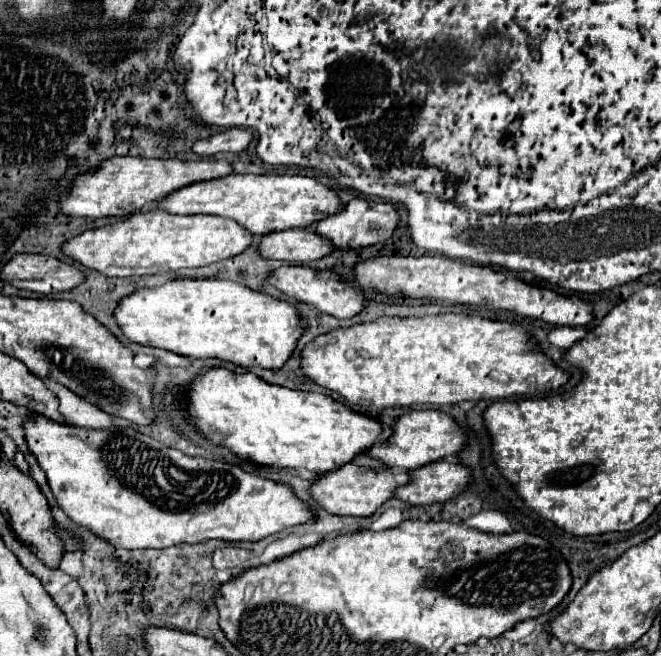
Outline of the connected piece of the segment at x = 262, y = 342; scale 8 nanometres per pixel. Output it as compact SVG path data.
M170 279L158 287L140 287L134 295L126 295L118 301L114 309L114 319L122 333L140 345L160 347L186 357L216 357L222 361L232 361L242 367L282 367L294 351L296 341L302 333L298 311L286 301L278 301L264 293L252 291L246 285L238 285L222 279Z

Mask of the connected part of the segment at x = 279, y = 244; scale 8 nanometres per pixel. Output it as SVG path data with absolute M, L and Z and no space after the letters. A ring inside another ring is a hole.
M312 229L272 231L258 239L258 251L262 257L280 259L288 263L308 263L328 255L334 245Z

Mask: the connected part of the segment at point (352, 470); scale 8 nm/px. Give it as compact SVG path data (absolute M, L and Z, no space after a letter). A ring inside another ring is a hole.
M348 463L346 467L338 467L330 473L316 475L316 481L310 485L312 499L332 515L354 515L354 517L368 517L372 515L398 487L398 483L406 483L406 473L402 469L372 469L372 467L358 467Z

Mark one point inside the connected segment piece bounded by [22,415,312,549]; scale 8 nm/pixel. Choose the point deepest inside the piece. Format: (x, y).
(133, 492)

